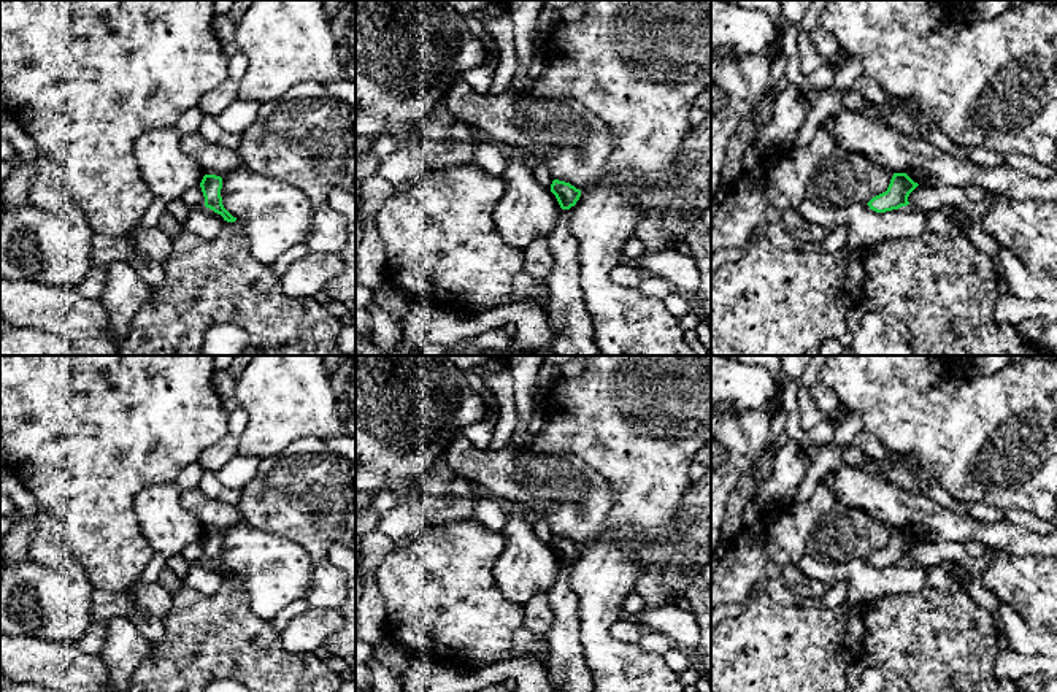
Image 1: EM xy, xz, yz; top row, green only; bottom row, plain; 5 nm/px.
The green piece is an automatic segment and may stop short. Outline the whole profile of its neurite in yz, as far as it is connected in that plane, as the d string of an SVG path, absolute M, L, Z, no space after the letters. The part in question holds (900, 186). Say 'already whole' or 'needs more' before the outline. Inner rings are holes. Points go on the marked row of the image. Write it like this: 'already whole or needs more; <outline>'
already whole; M894 173L886 192L873 197L867 205L876 213L886 213L909 205L908 197L919 184L906 173Z

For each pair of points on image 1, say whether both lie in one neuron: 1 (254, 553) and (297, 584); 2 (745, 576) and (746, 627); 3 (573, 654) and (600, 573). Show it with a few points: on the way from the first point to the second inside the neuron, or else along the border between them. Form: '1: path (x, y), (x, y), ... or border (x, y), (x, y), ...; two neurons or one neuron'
1: path (265, 562), (286, 576); one neuron
2: border (759, 588), (745, 602); two neurons
3: border (576, 597), (580, 645), (589, 670); two neurons

